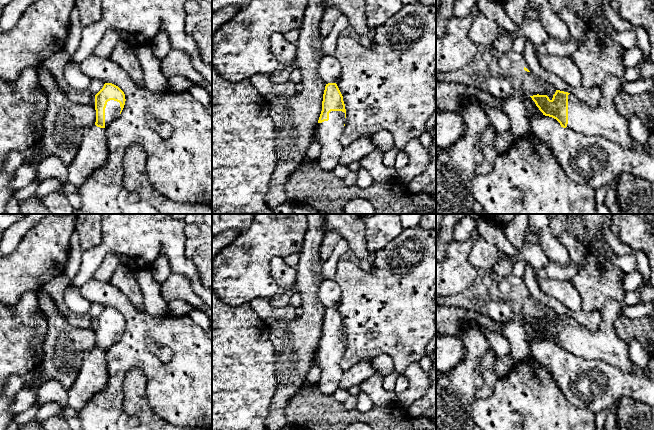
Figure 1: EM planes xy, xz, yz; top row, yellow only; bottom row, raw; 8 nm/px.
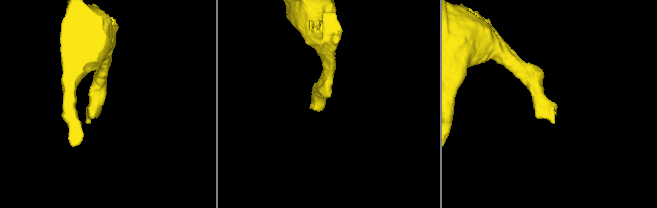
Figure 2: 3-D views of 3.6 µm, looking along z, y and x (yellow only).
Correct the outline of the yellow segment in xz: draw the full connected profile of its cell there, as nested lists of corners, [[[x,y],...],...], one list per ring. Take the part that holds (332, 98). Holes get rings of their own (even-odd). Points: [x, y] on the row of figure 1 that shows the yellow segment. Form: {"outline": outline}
{"outline": [[[326,84],[322,111],[314,131],[314,140],[321,146],[315,161],[323,171],[333,171],[339,164],[344,149],[340,137],[344,131],[345,118],[345,104],[337,84]]]}

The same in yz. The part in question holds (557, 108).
{"outline": [[[607,75],[600,86],[601,97],[596,108],[560,90],[556,90],[551,100],[547,95],[530,97],[543,115],[556,119],[563,128],[584,135],[600,135],[622,147],[644,151],[654,157],[649,143],[642,145],[630,137],[627,119],[614,107],[614,97],[621,87],[618,78]]]}

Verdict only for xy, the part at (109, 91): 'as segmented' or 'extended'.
extended

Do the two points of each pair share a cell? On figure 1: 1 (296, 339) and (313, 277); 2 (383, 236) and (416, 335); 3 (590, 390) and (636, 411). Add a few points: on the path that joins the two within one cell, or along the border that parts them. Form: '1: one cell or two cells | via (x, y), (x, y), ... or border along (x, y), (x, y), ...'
1: one cell | via (309, 324), (310, 292)
2: two cells | border along (403, 229), (373, 253)
3: two cells | border along (639, 400), (625, 396), (620, 397), (612, 405)

